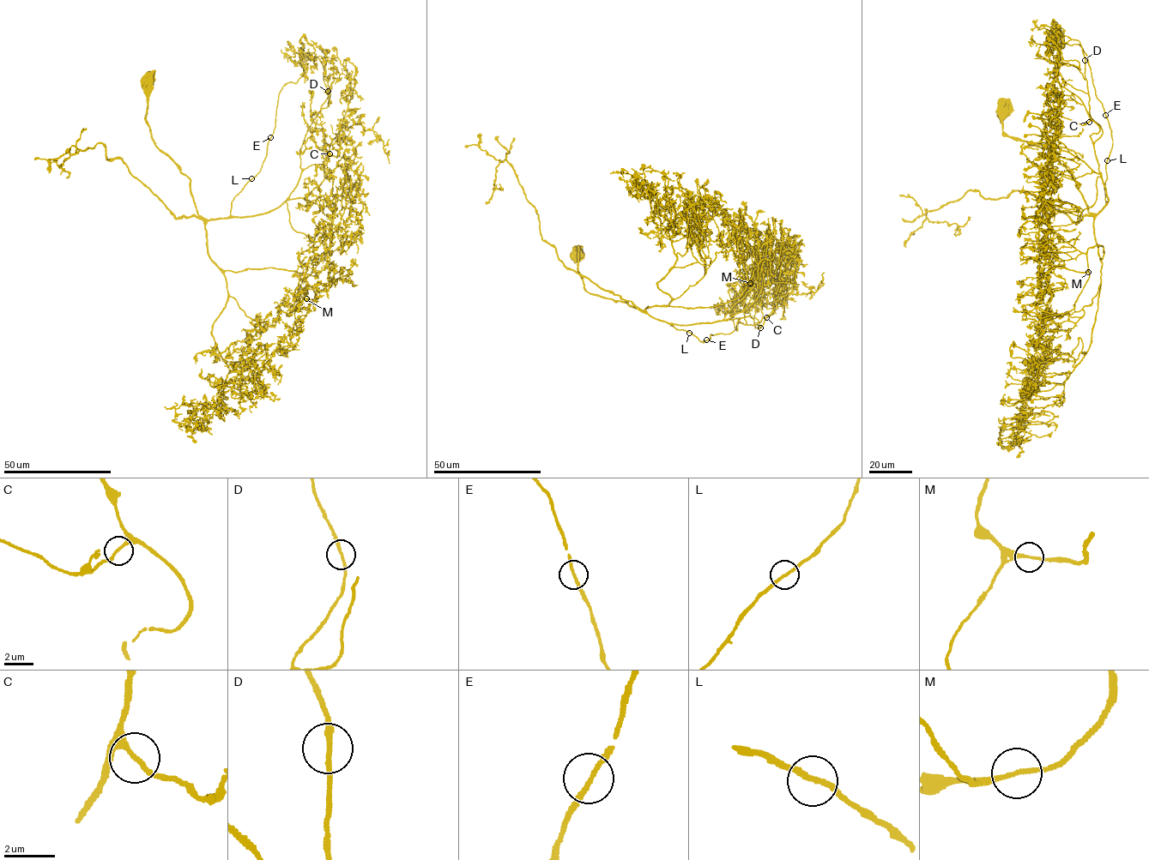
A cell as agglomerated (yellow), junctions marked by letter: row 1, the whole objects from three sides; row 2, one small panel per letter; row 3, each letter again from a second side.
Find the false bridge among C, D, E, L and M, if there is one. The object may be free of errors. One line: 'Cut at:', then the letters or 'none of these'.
Cut at: none of these

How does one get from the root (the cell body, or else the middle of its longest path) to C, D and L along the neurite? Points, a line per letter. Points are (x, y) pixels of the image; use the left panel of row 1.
C: (146, 80), (151, 136), (204, 218), (287, 199), (336, 55), (350, 91), (330, 153)
D: (146, 80), (151, 136), (190, 180), (197, 213), (212, 219), (266, 213), (286, 200), (328, 91)
L: (146, 80), (146, 120), (151, 136), (190, 180), (197, 214), (212, 219), (227, 218), (233, 197), (251, 179)

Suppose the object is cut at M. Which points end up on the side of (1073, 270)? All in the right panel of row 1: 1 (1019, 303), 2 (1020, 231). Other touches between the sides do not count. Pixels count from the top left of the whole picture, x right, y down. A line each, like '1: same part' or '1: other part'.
1: same part
2: other part

